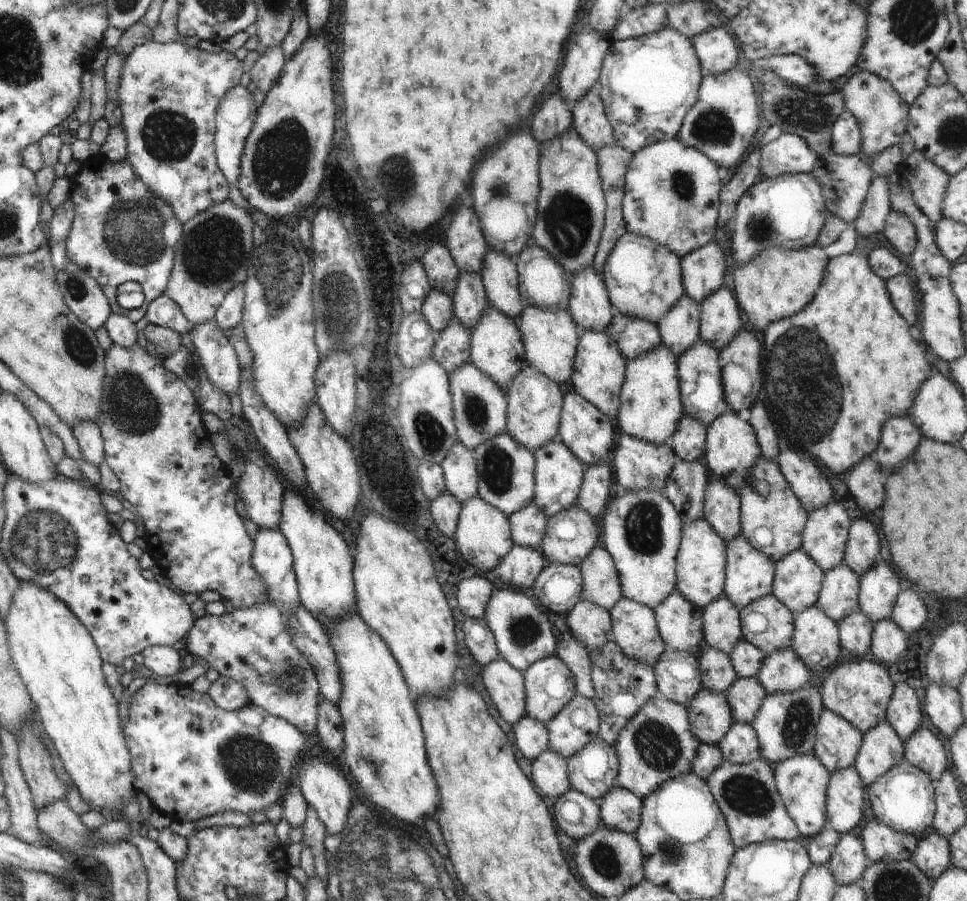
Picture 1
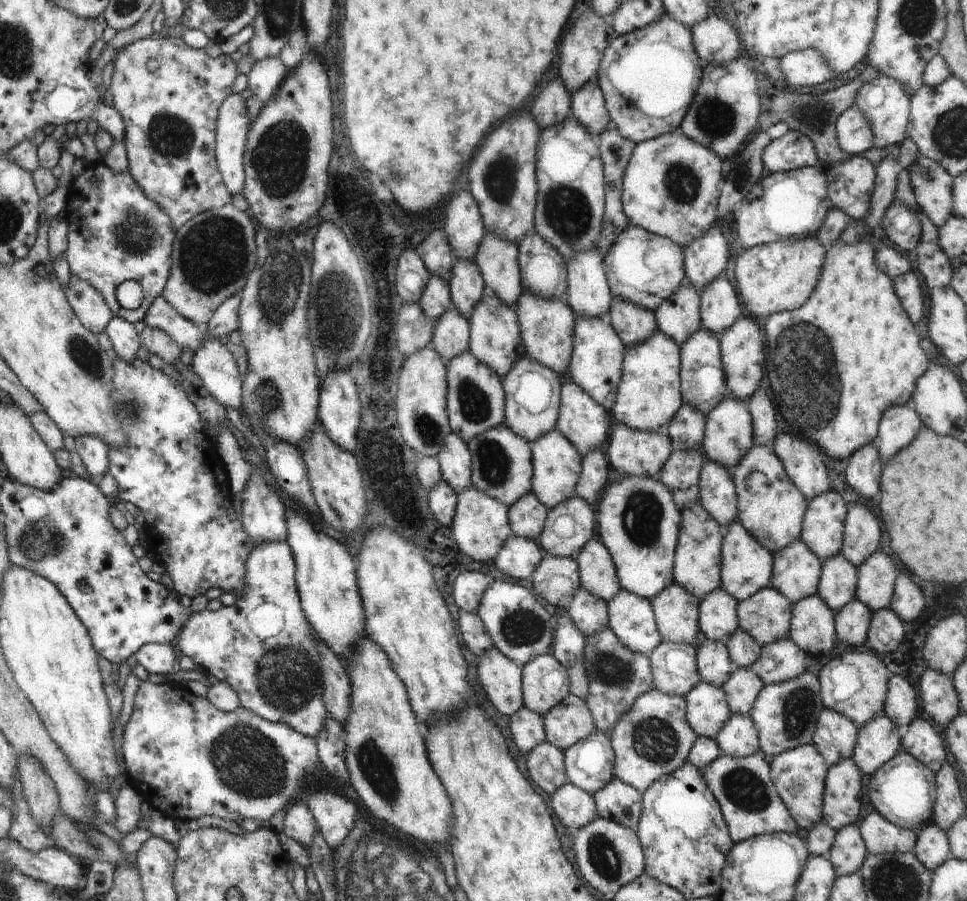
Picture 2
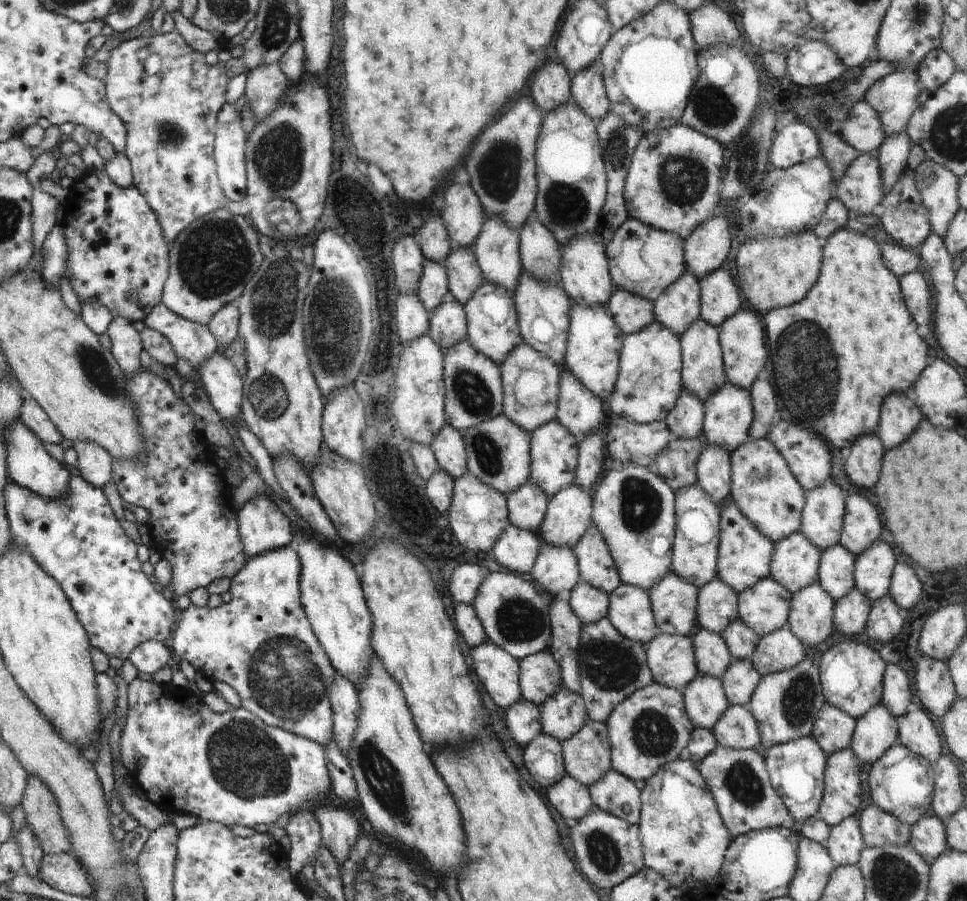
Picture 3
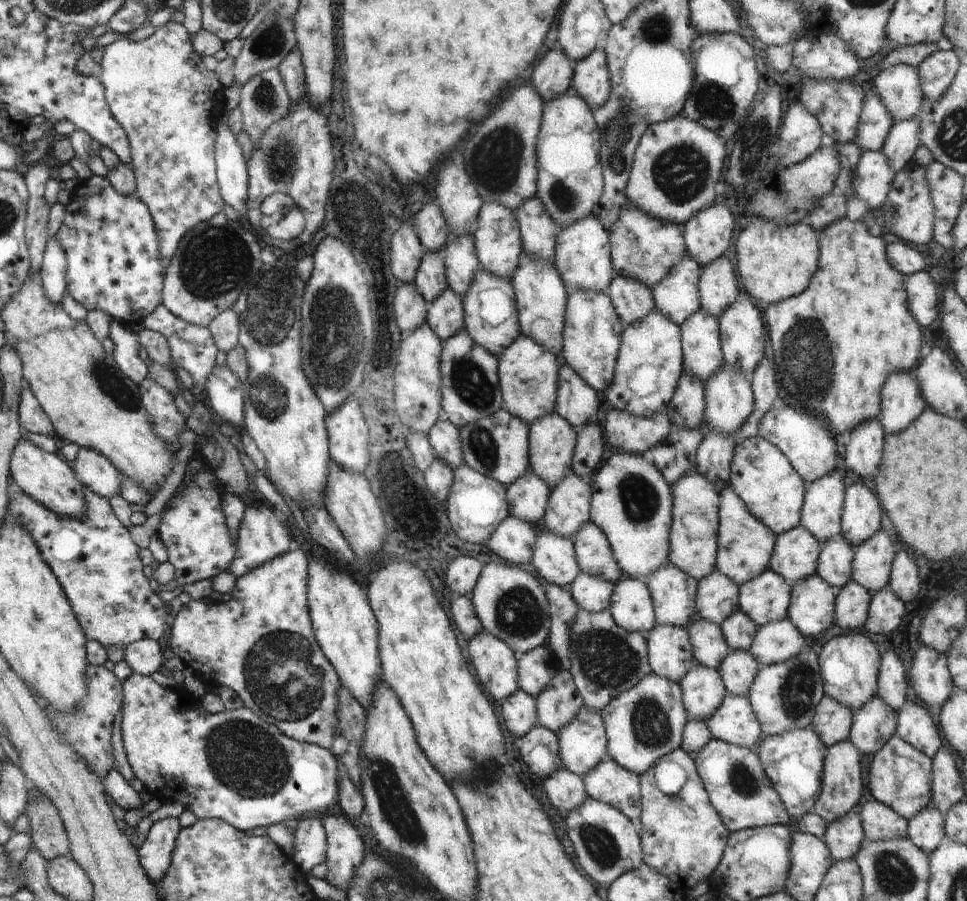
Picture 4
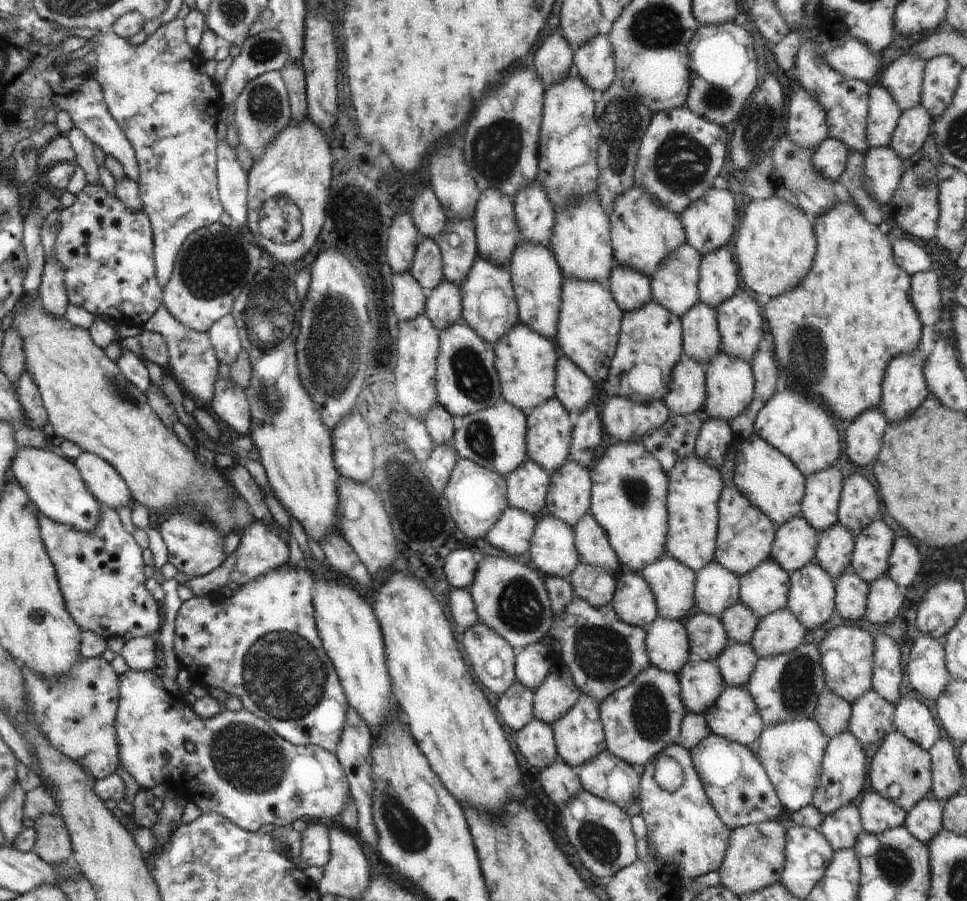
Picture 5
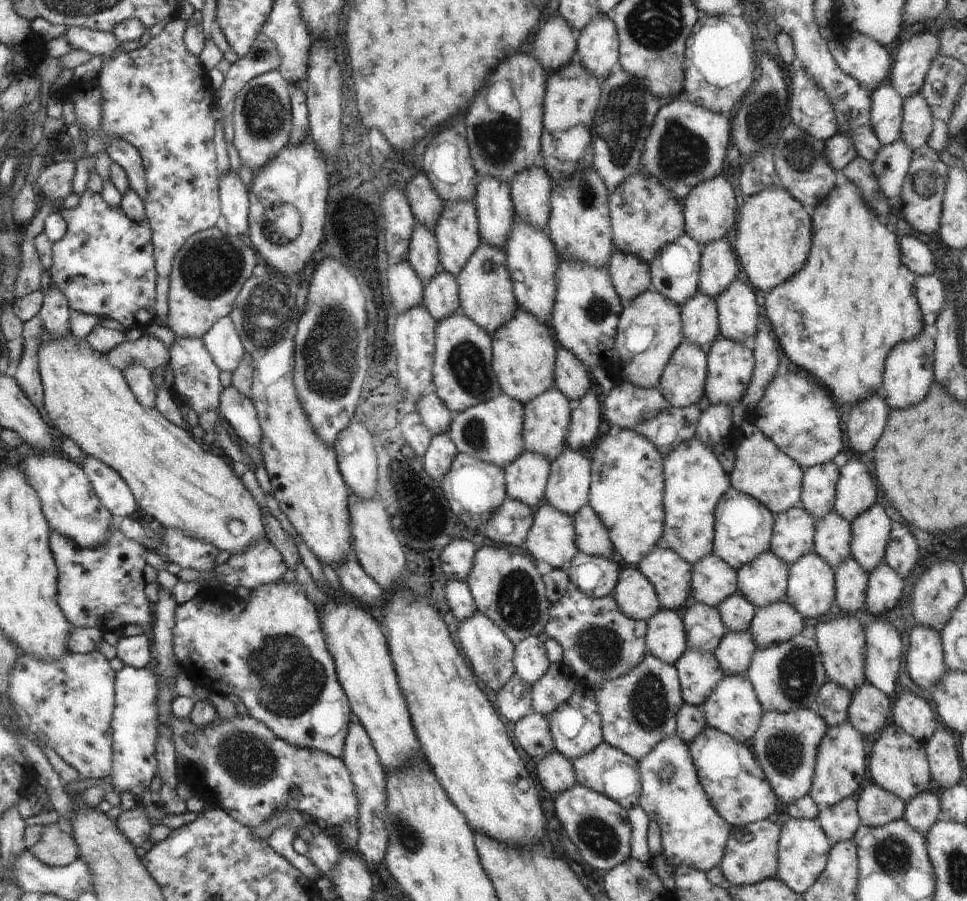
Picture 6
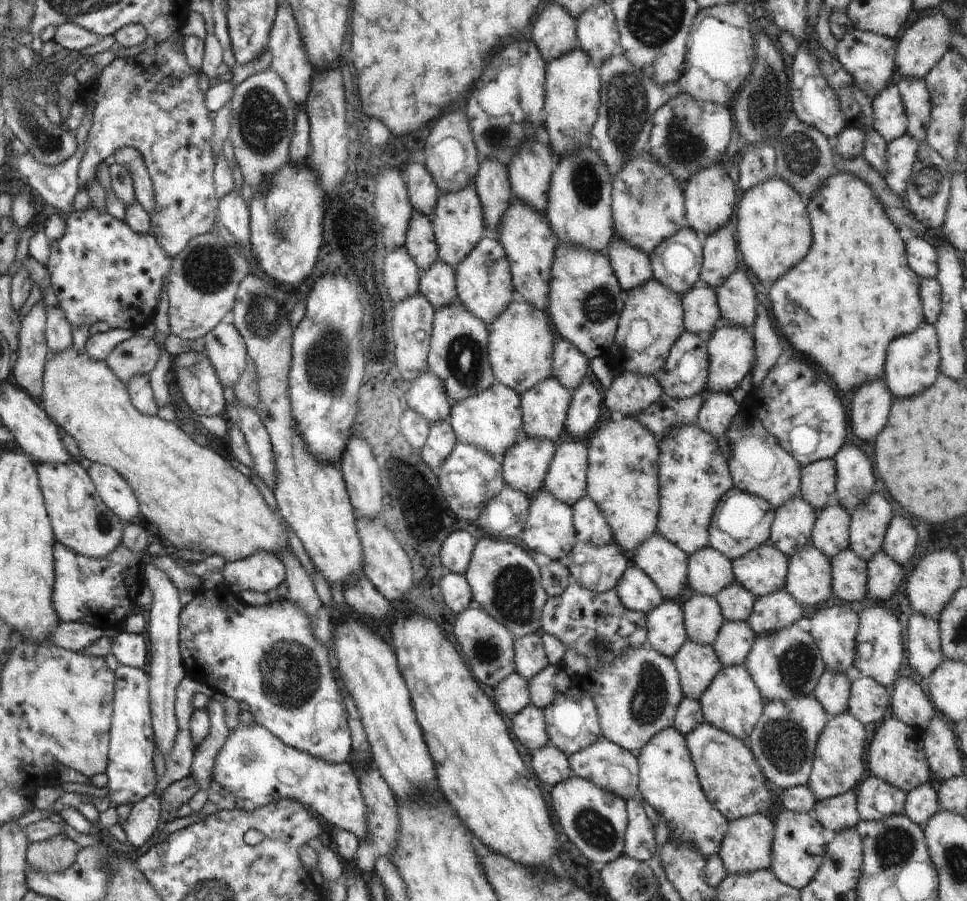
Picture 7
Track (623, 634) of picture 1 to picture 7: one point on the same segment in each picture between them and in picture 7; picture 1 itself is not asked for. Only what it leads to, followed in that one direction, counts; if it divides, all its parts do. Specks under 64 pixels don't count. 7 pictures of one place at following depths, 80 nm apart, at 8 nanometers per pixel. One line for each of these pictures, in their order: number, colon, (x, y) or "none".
2: (630, 618)
3: (629, 611)
4: (630, 607)
5: (632, 601)
6: (634, 596)
7: (635, 591)

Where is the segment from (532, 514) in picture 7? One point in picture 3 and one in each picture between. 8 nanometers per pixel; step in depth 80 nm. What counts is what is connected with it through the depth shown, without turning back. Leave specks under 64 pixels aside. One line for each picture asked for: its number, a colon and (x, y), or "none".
3: (555, 569)
4: (553, 558)
5: (551, 548)
6: (550, 538)

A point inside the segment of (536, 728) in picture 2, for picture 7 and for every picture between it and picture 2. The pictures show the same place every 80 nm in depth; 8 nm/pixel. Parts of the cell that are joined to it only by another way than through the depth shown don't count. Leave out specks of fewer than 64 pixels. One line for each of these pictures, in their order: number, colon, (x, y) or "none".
3: (522, 718)
4: (518, 711)
5: (515, 705)
6: (512, 700)
7: (511, 694)

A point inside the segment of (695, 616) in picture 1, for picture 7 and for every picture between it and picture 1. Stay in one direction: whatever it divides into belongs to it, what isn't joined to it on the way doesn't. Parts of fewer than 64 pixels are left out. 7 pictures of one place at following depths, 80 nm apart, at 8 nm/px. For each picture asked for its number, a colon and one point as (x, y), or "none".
2: (675, 612)
3: (673, 601)
4: (672, 592)
5: (671, 584)
6: (669, 575)
7: (660, 560)

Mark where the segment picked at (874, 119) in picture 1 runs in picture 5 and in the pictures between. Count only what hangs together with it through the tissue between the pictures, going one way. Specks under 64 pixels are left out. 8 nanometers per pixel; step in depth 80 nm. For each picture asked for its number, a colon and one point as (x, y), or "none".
2: (885, 102)
3: (892, 97)
4: (898, 88)
5: (901, 79)

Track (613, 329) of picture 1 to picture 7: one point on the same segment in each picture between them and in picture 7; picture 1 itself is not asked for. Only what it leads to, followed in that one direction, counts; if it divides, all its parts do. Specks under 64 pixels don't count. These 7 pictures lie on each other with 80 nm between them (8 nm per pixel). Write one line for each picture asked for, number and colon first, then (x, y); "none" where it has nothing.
2: (632, 324)
3: (631, 313)
4: (631, 301)
5: (630, 289)
6: (630, 277)
7: (631, 267)

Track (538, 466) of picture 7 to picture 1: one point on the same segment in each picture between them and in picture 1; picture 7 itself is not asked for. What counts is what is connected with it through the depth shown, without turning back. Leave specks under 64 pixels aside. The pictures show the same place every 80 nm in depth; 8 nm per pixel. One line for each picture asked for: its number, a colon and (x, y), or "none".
1: (527, 524)
2: (526, 517)
3: (526, 505)
4: (526, 498)
5: (526, 486)
6: (525, 477)

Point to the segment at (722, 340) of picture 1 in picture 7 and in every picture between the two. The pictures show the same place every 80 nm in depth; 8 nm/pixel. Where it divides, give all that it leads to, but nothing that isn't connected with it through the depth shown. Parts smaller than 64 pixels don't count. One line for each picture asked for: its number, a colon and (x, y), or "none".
2: (718, 307)
3: (719, 299)
4: (717, 287)
5: (717, 273)
6: (718, 266)
7: (719, 258)

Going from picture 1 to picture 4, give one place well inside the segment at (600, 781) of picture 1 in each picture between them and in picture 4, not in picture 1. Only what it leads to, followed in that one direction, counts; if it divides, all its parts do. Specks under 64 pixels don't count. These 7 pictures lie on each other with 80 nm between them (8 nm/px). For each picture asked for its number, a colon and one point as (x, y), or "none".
2: (588, 764)
3: (585, 755)
4: (582, 743)

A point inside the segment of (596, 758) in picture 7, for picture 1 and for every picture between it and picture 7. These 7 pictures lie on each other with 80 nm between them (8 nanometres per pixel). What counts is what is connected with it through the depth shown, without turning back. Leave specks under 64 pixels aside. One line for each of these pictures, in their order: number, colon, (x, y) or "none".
1: (619, 810)
2: (616, 802)
3: (613, 793)
4: (606, 782)
5: (605, 776)
6: (609, 772)

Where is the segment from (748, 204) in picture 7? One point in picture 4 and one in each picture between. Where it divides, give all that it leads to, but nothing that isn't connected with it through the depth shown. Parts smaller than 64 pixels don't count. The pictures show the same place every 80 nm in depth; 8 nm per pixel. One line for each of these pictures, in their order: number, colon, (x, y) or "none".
4: (773, 263)
5: (774, 247)
6: (773, 234)

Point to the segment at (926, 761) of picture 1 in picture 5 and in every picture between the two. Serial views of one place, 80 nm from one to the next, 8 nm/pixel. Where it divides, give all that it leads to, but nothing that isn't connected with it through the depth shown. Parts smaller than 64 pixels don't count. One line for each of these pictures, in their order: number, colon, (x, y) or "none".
2: (920, 740)
3: (917, 732)
4: (913, 725)
5: (911, 718)

